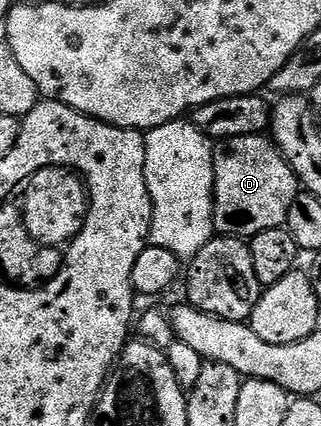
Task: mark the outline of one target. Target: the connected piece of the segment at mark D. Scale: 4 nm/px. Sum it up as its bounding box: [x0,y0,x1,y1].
[212,135,302,239]

